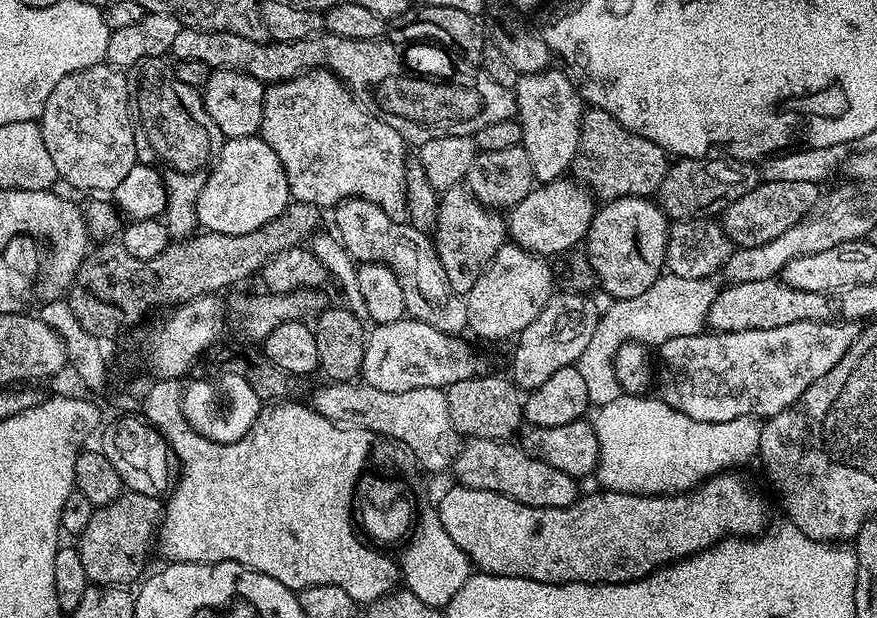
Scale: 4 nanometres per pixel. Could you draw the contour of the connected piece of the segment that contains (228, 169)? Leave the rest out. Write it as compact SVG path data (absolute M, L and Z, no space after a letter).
M257 134L225 139L198 194L195 208L201 229L218 234L250 234L250 230L258 230L278 218L289 203L286 170L282 162L278 162L278 154Z

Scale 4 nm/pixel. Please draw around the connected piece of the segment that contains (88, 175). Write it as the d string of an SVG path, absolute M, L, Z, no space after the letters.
M101 62L62 78L62 82L54 86L50 98L46 98L46 106L38 121L42 139L51 161L54 162L59 179L63 182L65 180L72 188L92 192L88 194L115 193L118 182L122 182L122 178L126 178L126 173L138 162L136 156L138 132L134 127L133 111L130 109L130 80L124 76L127 75L121 69L113 68L107 62Z

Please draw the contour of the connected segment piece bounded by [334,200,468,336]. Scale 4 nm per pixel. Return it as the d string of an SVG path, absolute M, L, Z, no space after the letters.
M343 200L335 205L335 212L335 235L353 260L366 264L385 264L394 270L398 286L402 286L402 298L406 298L405 313L411 319L426 322L434 326L434 330L442 330L451 336L467 329L464 296L450 286L450 278L446 278L446 270L442 270L442 262L429 233L419 232L407 222L390 218L374 202Z

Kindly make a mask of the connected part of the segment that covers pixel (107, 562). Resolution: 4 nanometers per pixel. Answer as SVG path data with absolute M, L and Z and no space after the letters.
M127 490L121 492L114 502L99 505L93 511L86 530L82 530L78 538L78 551L82 566L86 569L86 578L96 586L135 585L145 575L148 543L151 540L153 543L163 514L164 504L161 497Z

